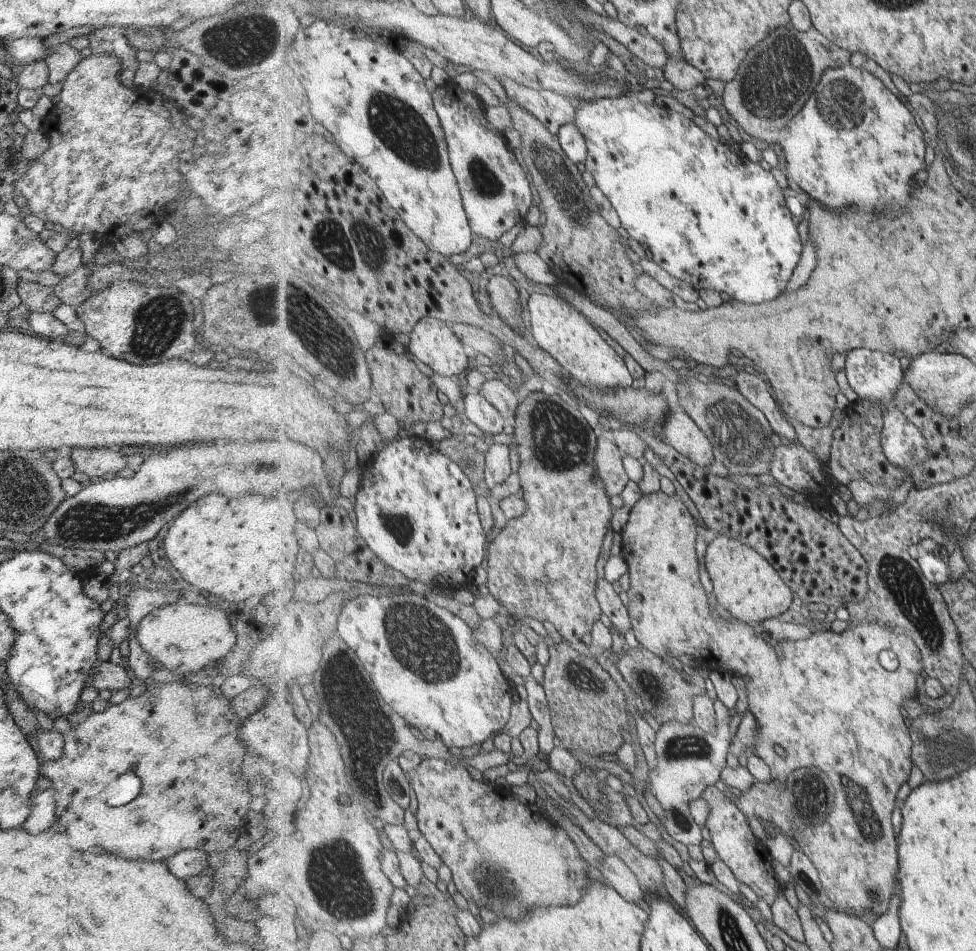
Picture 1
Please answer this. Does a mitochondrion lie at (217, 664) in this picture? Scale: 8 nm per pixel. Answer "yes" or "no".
no

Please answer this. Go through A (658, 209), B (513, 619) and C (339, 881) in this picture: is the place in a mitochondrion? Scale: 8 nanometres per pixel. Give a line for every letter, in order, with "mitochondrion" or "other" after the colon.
A: mitochondrion
B: other
C: mitochondrion

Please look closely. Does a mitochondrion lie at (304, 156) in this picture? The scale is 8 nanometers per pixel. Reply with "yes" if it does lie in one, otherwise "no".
no

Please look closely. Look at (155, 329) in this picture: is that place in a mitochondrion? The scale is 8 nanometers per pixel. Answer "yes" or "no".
yes

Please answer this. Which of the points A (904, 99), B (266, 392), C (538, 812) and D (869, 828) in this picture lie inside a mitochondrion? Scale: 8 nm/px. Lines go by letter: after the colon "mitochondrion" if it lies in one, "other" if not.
A: other
B: other
C: other
D: mitochondrion

